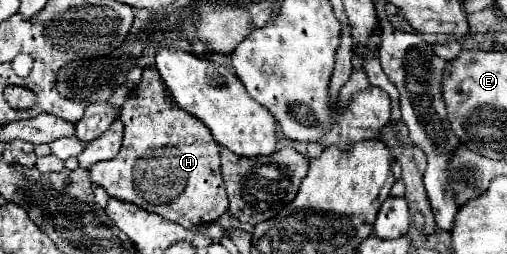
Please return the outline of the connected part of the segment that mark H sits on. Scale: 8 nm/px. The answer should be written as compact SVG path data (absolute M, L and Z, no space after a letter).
M156 67L142 71L140 85L130 91L120 109L120 121L124 123L120 153L112 161L92 165L92 185L102 185L110 197L130 201L186 229L216 221L228 211L220 169L220 145L216 145L202 121L196 121L196 117L168 101L166 85L160 81Z

